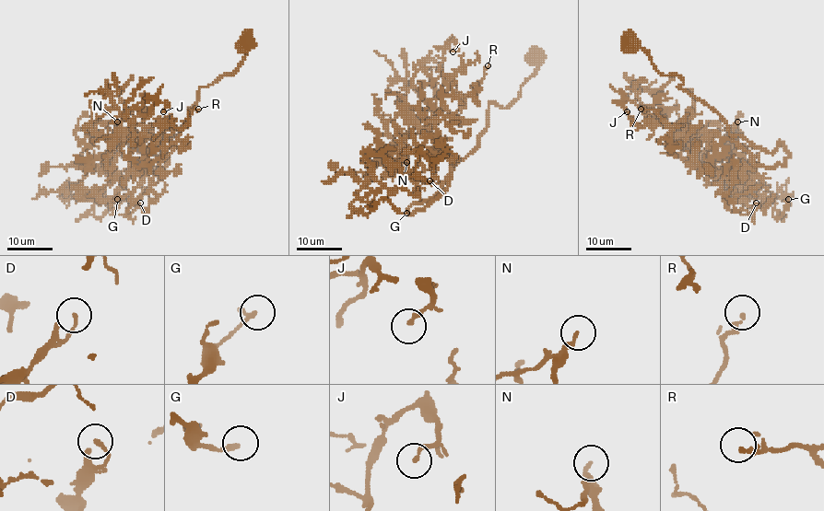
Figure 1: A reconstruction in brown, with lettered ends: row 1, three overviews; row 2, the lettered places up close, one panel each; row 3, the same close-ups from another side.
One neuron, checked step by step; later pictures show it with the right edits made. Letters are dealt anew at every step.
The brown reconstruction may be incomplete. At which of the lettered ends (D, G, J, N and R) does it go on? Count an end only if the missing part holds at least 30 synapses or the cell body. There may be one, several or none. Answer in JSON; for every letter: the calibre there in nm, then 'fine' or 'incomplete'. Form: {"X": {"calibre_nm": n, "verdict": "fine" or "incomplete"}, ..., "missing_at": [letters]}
{"D": {"calibre_nm": 130, "verdict": "fine"}, "G": {"calibre_nm": 200, "verdict": "fine"}, "J": {"calibre_nm": 150, "verdict": "fine"}, "N": {"calibre_nm": 150, "verdict": "fine"}, "R": {"calibre_nm": 160, "verdict": "fine"}, "missing_at": []}

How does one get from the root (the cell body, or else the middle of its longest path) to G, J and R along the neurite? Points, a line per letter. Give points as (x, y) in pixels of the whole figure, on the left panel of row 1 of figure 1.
G: (248, 42), (177, 135), (119, 145), (158, 166), (76, 196), (100, 198), (97, 217), (117, 199)
J: (248, 42), (177, 135), (119, 145), (132, 164), (158, 165), (131, 122), (163, 111)
R: (248, 42), (177, 135), (119, 151), (158, 166), (160, 142), (138, 137), (167, 147), (198, 109)

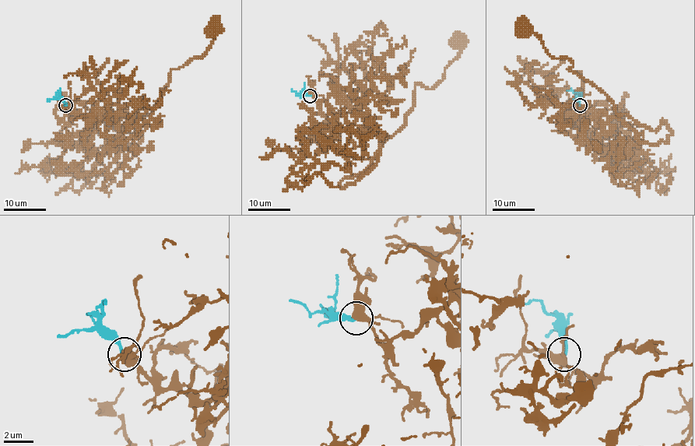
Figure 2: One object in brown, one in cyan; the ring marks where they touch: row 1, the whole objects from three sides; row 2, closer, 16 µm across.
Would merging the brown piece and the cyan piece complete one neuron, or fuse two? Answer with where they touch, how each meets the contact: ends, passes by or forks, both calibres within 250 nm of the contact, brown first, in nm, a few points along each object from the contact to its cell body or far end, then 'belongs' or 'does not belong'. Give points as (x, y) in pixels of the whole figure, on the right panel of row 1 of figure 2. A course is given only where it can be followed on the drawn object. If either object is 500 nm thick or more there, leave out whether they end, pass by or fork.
place (580, 105); brown forks; cyan ends; calibres 400 and 200 nm; course brown (580, 104), (580, 118), (606, 113), (643, 142), (672, 133), (663, 121), (650, 130), (618, 114), (524, 28); course cyan (580, 104), (577, 95), (571, 89), (567, 89); belongs

